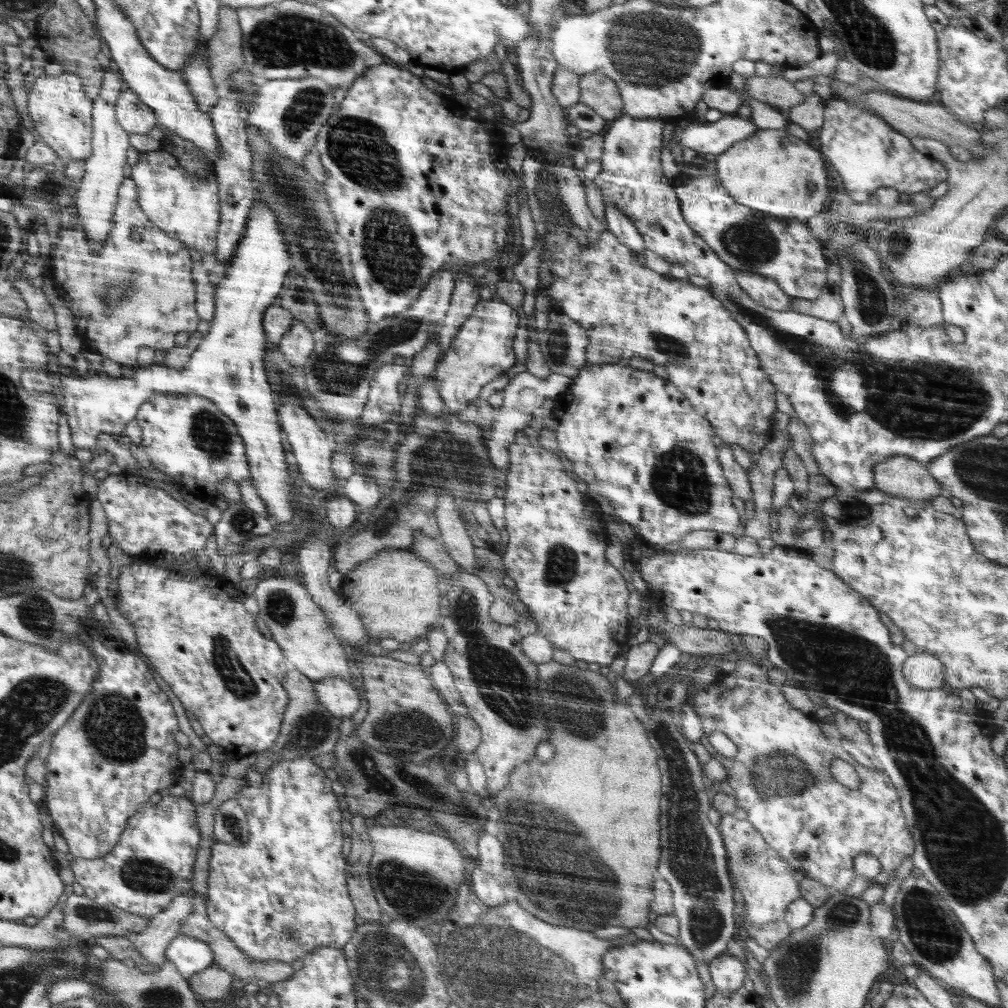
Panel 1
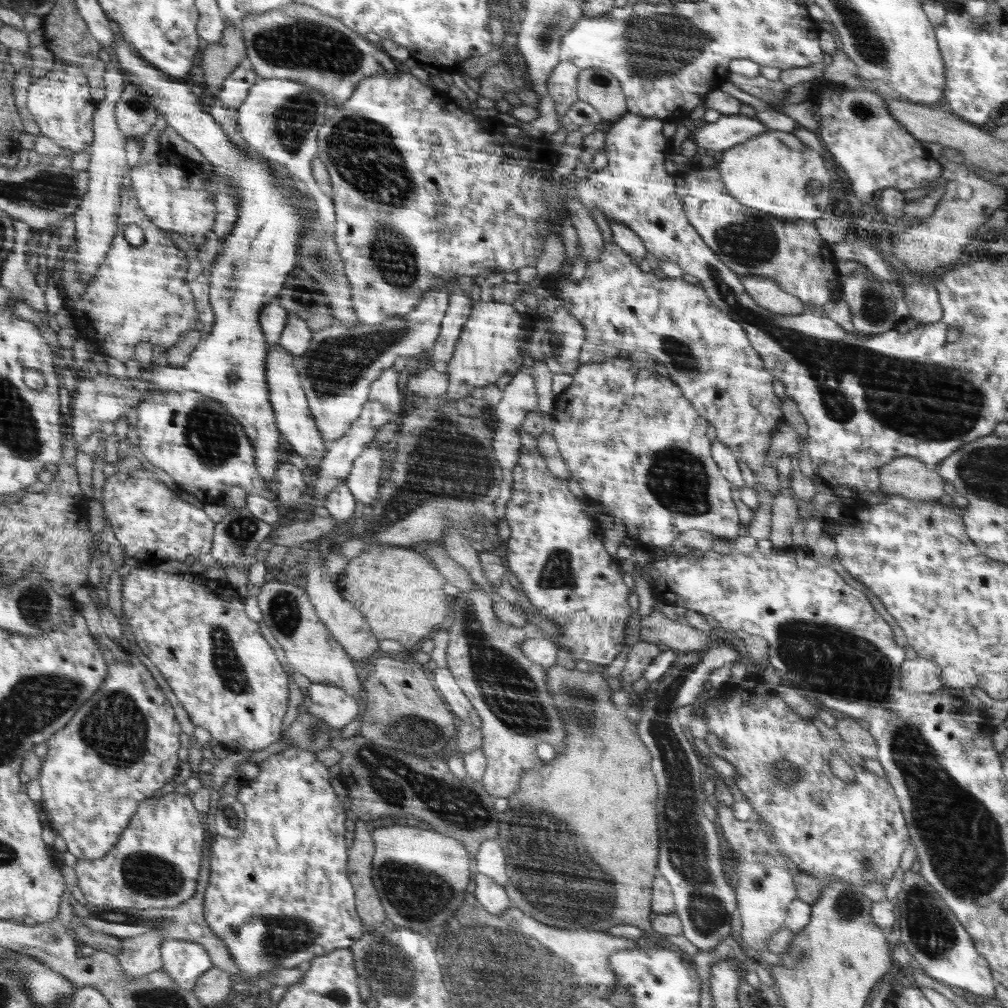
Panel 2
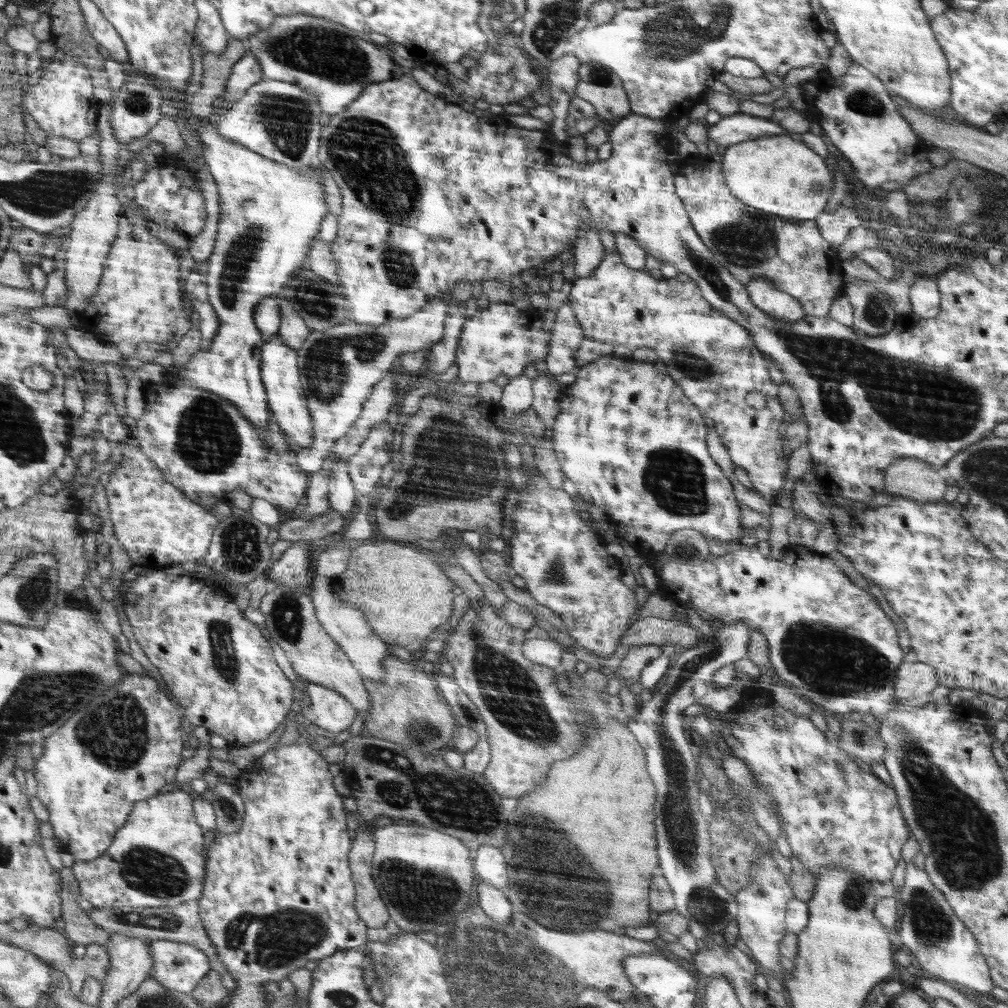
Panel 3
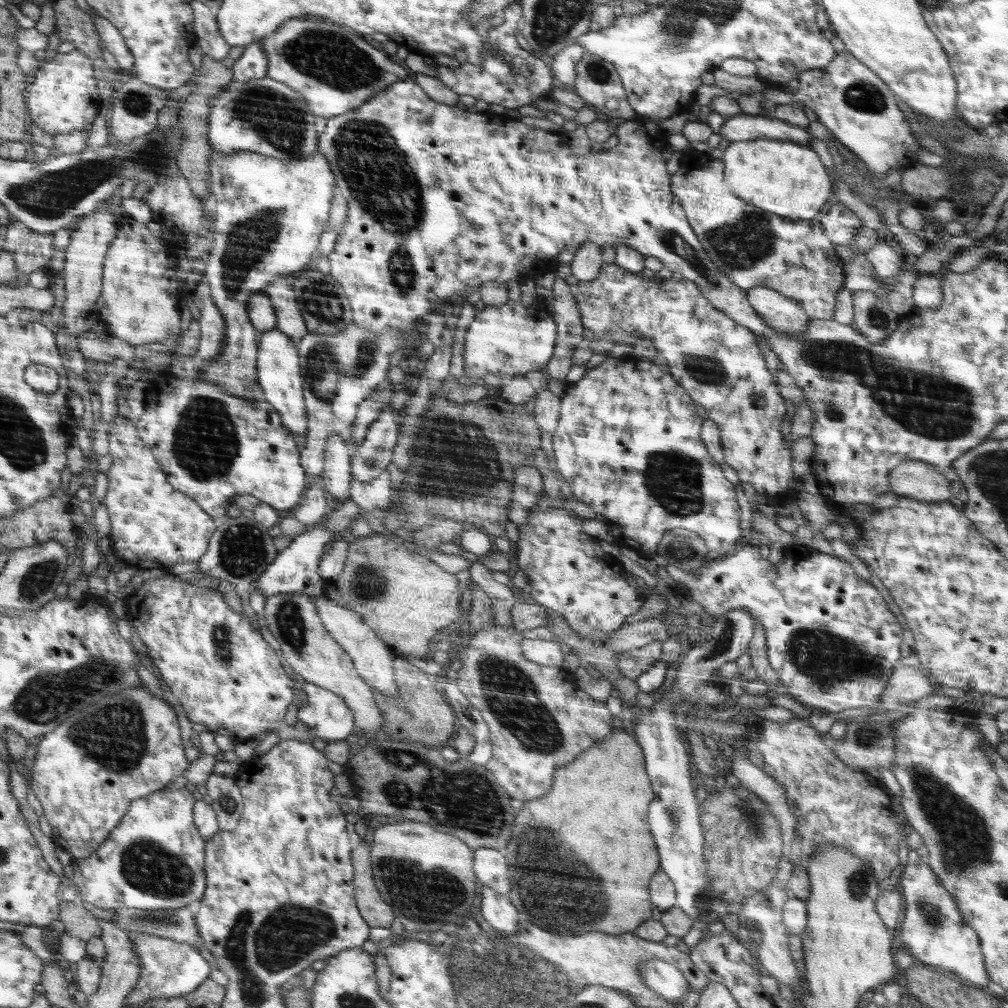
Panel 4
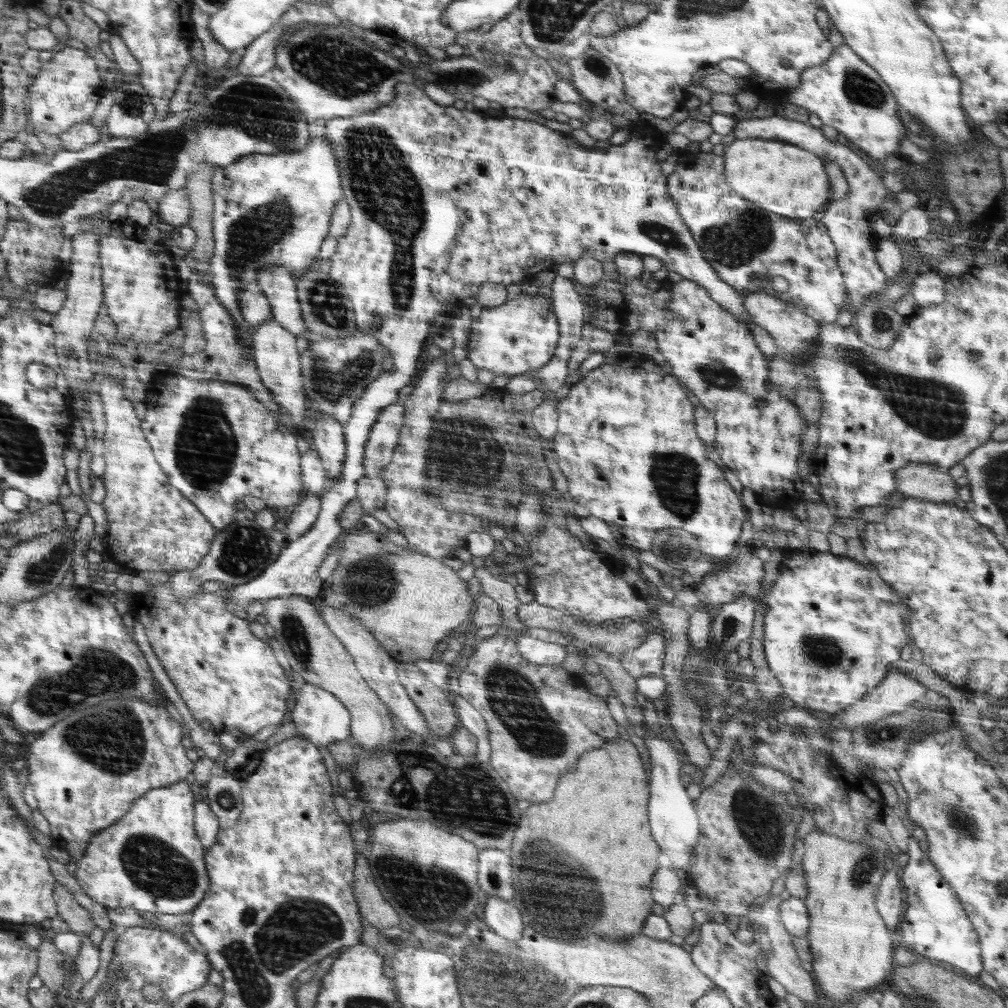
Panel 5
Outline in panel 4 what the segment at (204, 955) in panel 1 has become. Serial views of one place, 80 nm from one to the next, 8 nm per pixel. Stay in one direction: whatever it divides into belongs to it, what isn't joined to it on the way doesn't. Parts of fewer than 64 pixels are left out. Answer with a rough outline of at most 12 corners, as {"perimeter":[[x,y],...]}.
{"perimeter":[[128,931],[141,977],[125,998],[199,989],[210,963],[194,946],[157,934]]}

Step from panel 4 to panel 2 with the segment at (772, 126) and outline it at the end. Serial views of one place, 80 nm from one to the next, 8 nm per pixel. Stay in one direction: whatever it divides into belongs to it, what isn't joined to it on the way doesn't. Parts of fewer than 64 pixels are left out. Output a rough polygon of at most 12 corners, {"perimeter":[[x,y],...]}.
{"perimeter":[[720,115],[693,129],[696,146],[728,150],[770,129],[756,116]]}

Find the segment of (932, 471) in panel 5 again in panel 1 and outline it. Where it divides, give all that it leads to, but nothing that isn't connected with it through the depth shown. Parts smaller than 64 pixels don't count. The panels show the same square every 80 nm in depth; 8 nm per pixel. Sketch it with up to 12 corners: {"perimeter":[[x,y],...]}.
{"perimeter":[[906,456],[873,466],[875,489],[915,501],[941,496],[925,464]]}

